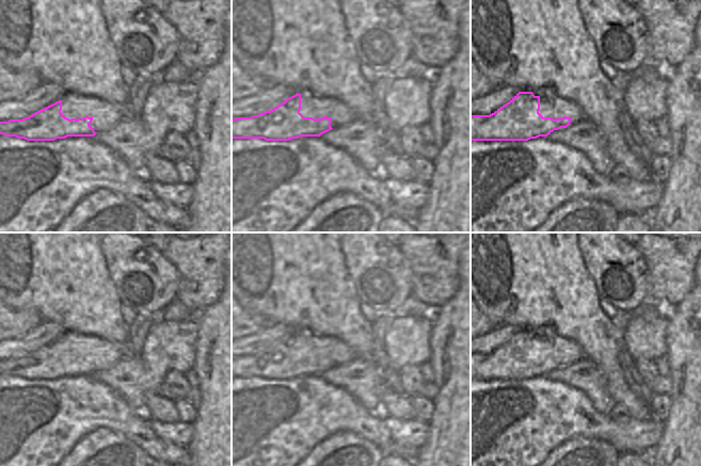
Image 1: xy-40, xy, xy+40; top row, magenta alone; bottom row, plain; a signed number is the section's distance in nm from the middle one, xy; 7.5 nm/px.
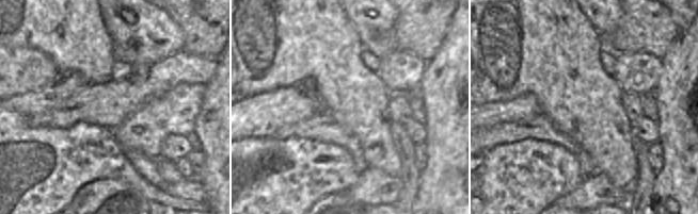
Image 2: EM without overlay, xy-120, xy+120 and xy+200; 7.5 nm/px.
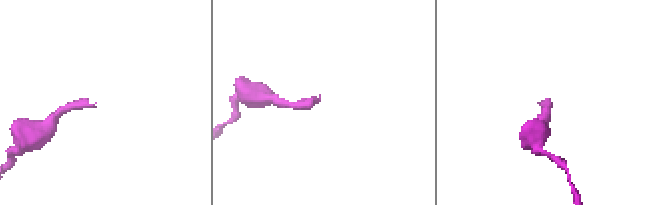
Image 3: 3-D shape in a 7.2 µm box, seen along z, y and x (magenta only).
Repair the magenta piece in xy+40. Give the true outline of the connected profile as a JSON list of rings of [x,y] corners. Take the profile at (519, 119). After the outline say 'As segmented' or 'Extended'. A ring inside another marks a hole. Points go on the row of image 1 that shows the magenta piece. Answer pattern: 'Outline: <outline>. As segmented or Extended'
Outline: [[[519,92],[509,102],[490,115],[471,115],[471,141],[528,141],[547,136],[554,130],[567,128],[571,117],[543,117],[540,113],[540,96],[532,92]]]. As segmented.

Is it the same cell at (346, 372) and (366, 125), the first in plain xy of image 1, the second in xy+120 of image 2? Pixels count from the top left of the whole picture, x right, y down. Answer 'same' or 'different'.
different

